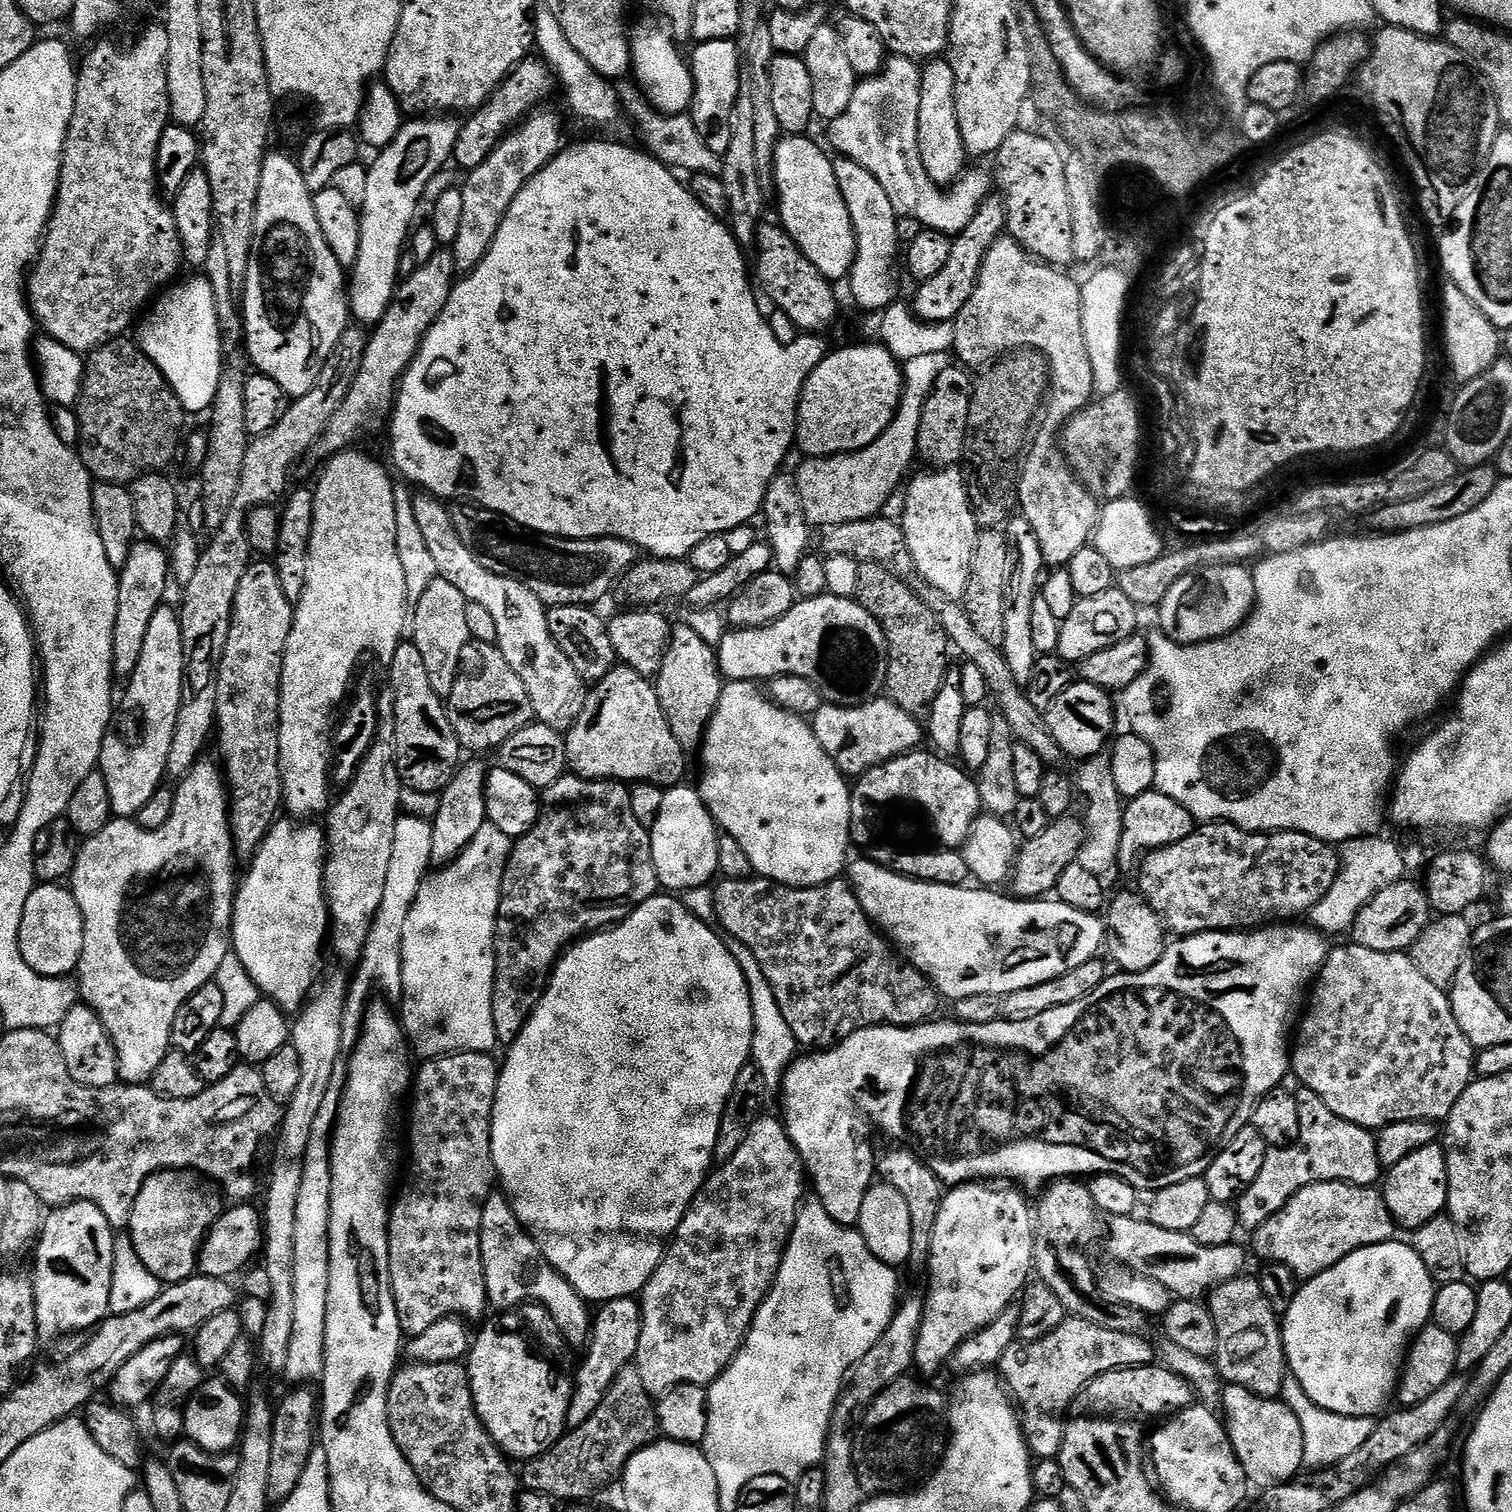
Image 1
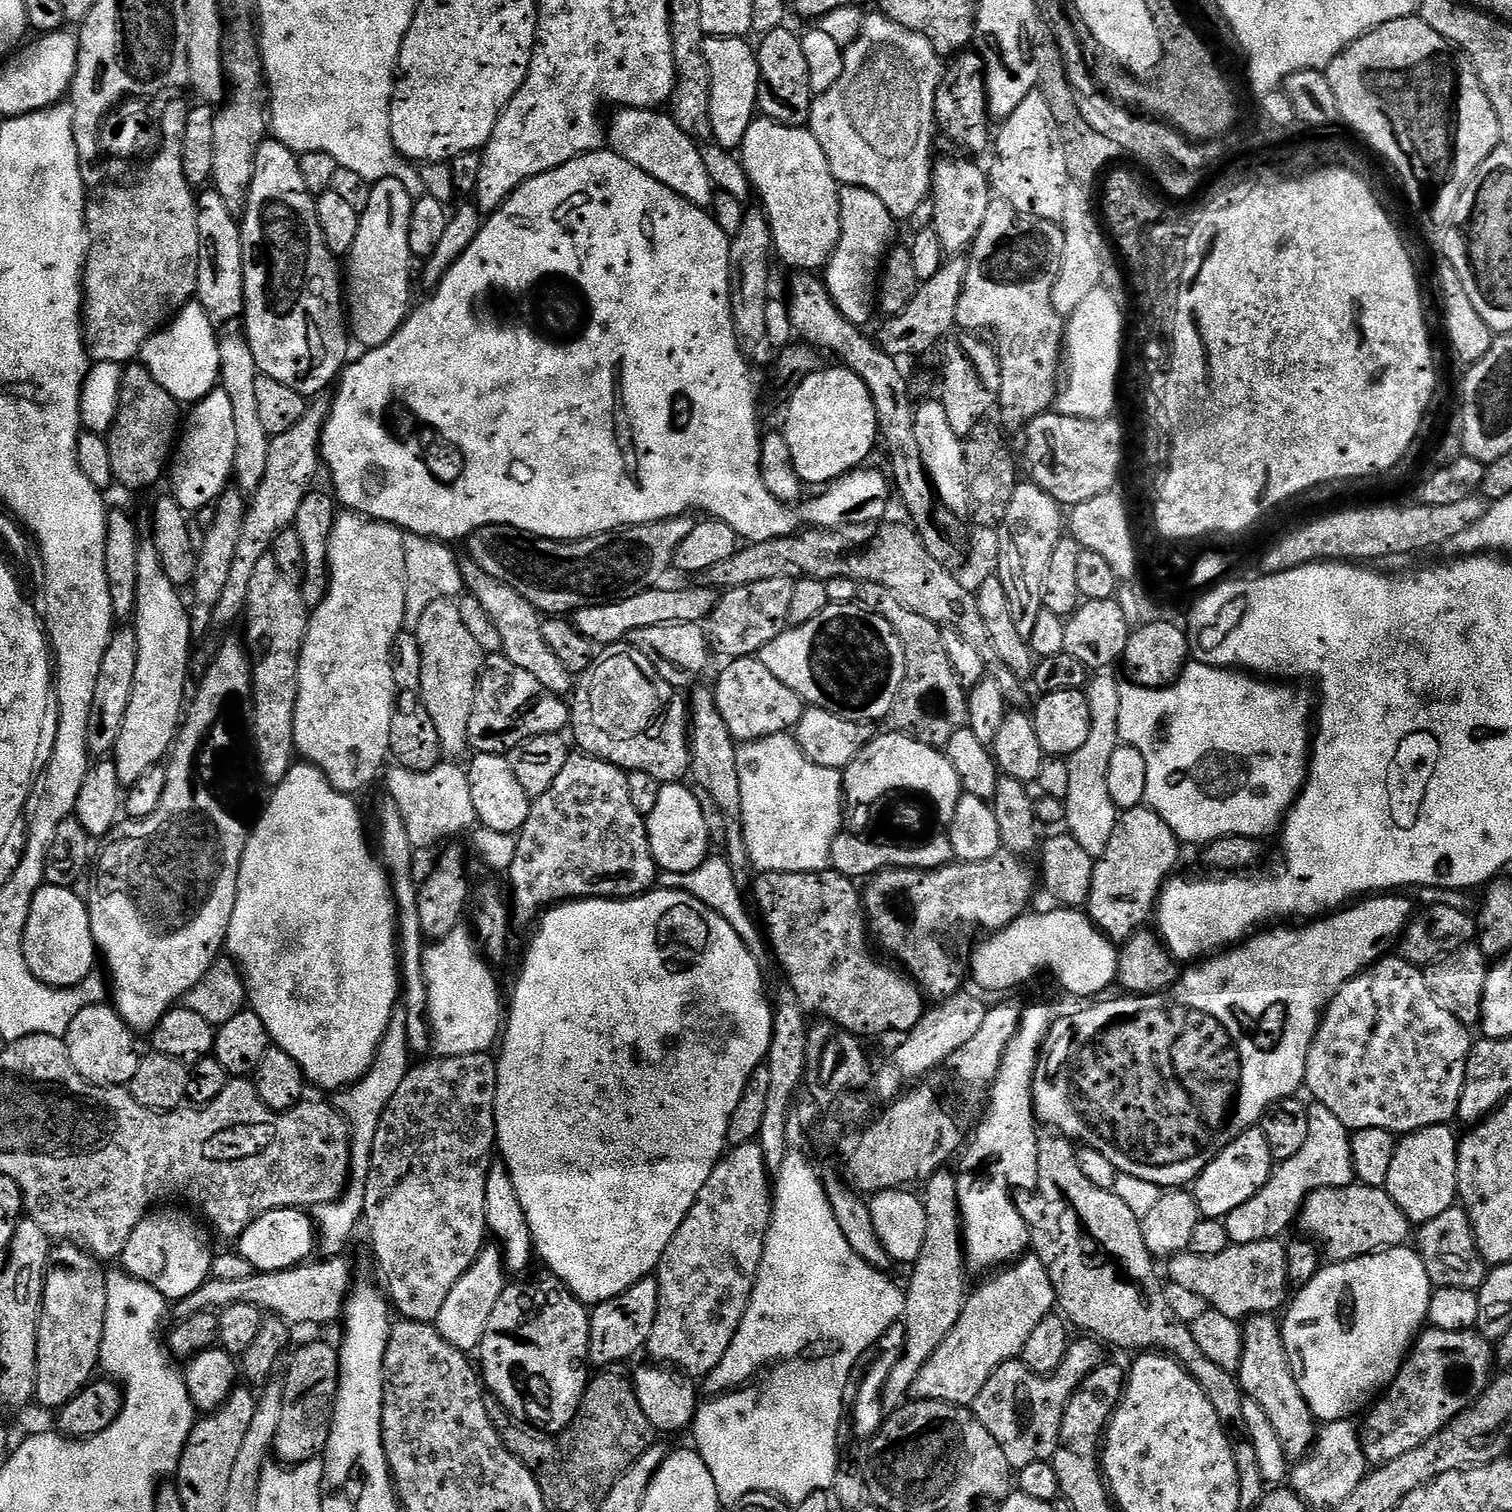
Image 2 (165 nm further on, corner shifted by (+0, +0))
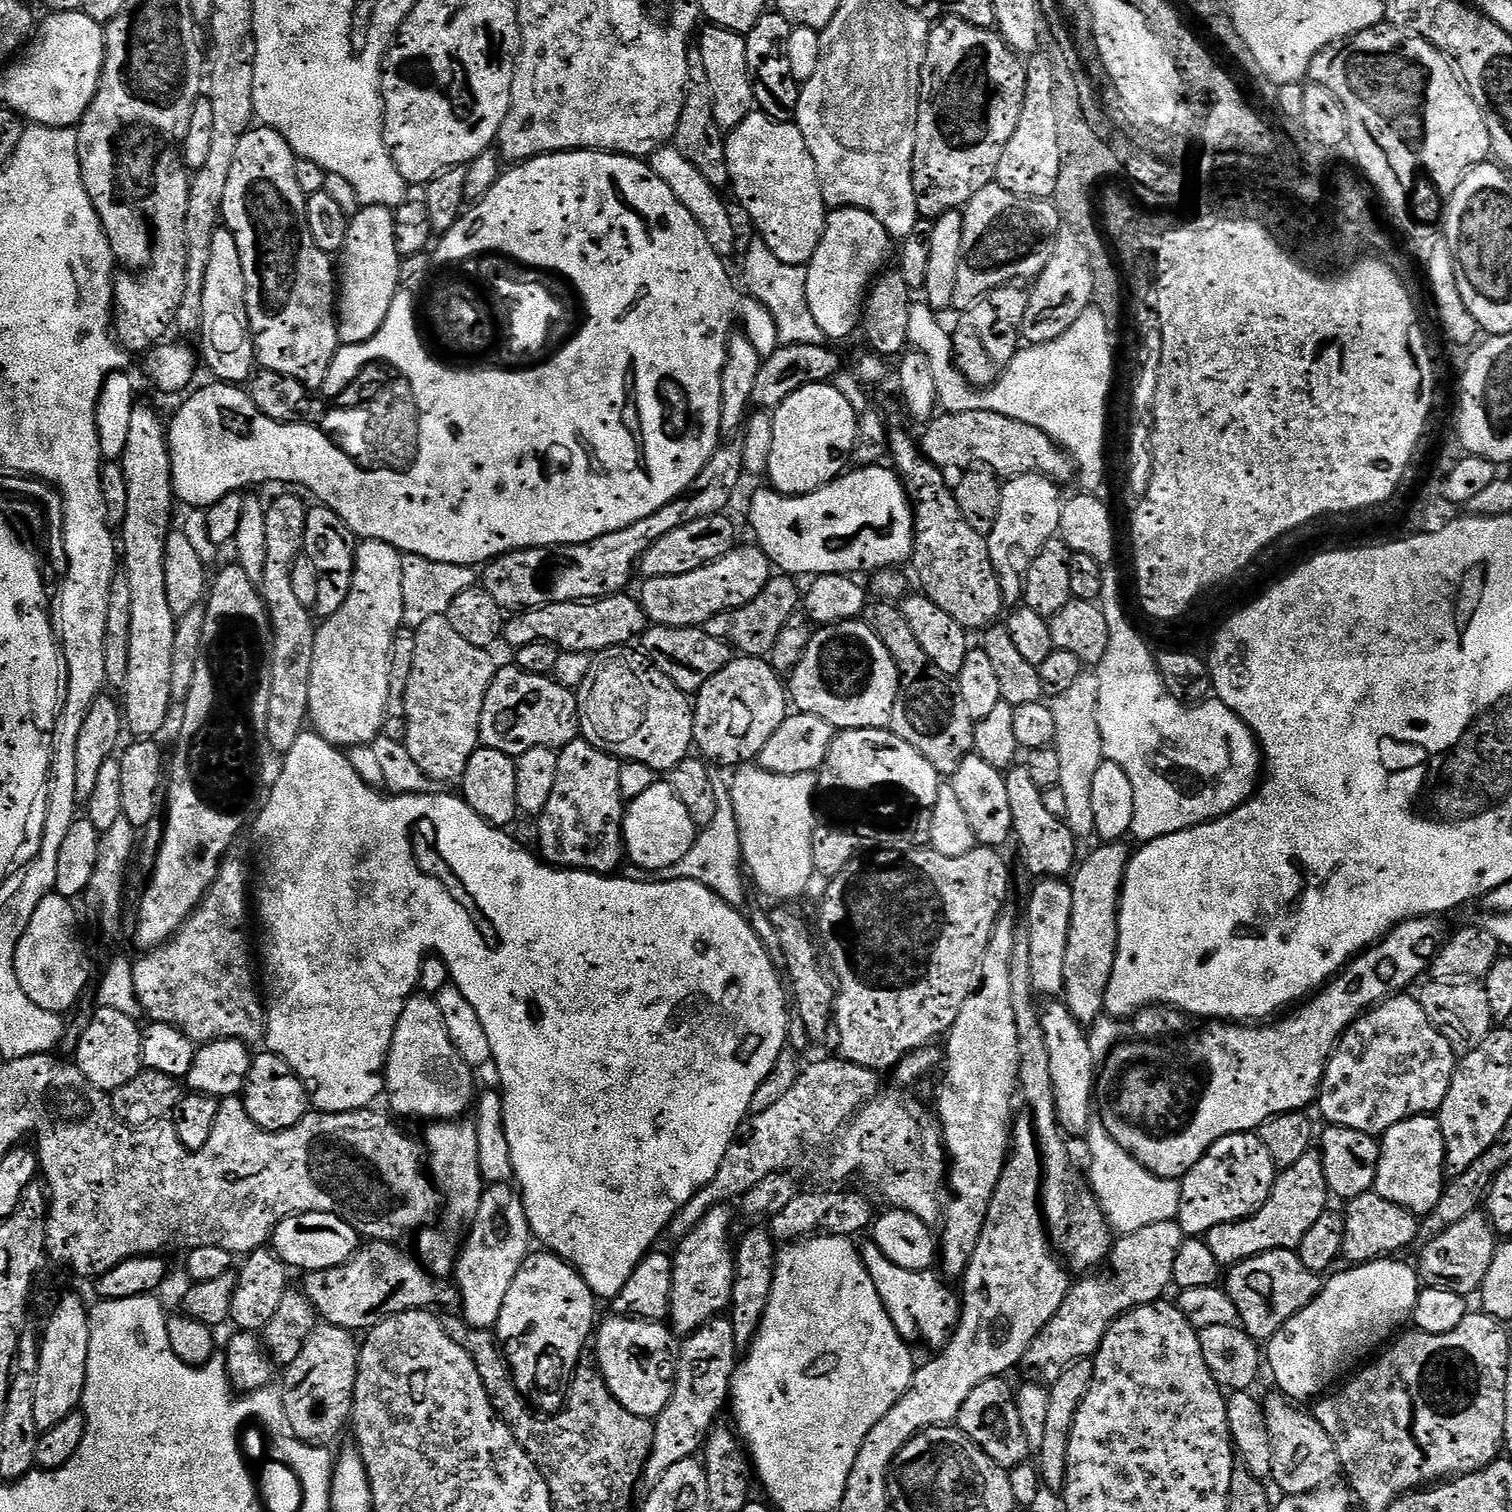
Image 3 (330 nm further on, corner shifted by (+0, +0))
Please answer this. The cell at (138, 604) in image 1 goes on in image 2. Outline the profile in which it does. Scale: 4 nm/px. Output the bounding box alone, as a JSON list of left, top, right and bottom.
[86,626,137,758]

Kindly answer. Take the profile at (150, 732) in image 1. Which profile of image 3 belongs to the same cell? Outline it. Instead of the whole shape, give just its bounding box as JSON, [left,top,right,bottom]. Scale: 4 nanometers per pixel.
[122,403,177,738]

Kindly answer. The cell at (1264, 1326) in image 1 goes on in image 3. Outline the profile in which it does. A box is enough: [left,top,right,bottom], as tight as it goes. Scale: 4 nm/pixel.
[1263,1394,1342,1496]

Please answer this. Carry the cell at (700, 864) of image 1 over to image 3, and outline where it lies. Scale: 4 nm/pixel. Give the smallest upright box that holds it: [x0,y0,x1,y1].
[624,782,697,874]

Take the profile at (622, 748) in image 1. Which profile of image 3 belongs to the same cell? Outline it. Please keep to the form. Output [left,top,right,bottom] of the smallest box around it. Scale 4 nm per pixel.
[575,646,693,774]

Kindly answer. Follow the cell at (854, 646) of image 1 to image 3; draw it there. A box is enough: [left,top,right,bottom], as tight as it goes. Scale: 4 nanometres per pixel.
[790,619,900,730]

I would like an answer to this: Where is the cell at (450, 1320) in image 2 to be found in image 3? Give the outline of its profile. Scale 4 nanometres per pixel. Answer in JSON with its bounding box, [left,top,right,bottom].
[454,1183,534,1330]

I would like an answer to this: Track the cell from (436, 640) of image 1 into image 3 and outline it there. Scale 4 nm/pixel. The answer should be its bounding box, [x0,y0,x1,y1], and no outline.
[403,616,497,781]

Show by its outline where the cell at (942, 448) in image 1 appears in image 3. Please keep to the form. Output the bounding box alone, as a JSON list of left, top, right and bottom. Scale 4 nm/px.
[951,284,1029,389]

